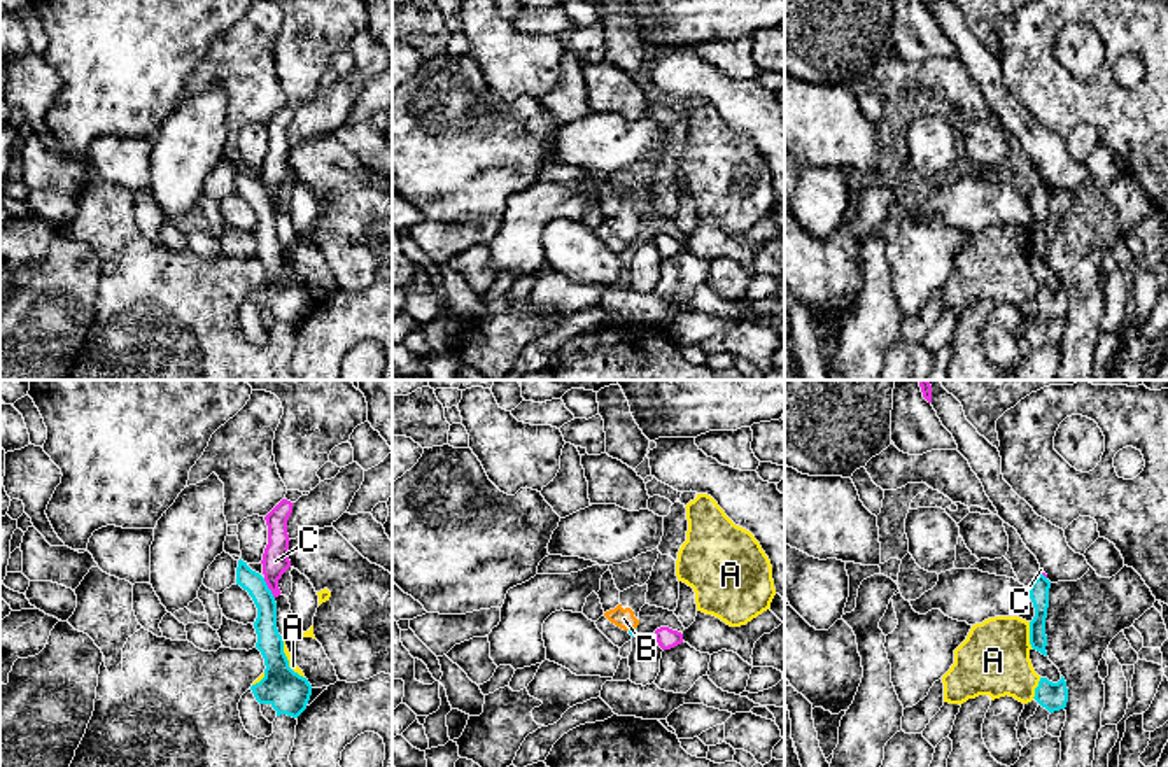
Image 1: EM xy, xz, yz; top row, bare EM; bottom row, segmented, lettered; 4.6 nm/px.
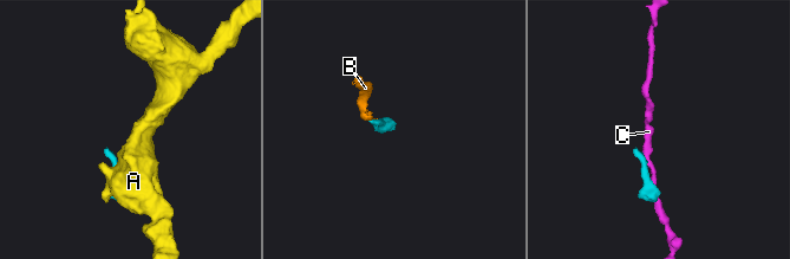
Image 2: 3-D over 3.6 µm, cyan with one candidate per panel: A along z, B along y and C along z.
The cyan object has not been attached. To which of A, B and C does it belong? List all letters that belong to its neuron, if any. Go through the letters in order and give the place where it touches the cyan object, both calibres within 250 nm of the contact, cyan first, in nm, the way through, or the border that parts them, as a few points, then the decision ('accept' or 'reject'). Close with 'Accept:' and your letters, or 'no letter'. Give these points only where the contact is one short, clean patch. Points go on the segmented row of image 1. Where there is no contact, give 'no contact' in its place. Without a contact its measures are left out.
A: contact xy (288, 661); calibres 200 and 40 nm; border xy (282, 641), (288, 664), (303, 678); reject
B: contact xz (633, 629); calibres 40 and 90 nm; accept
C: contact xy (268, 589); calibres 120 and 130 nm; border xy (263, 578), (274, 598); reject
Accept: B

